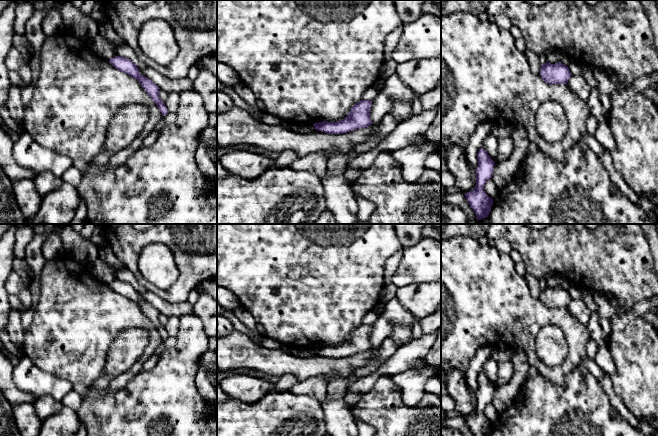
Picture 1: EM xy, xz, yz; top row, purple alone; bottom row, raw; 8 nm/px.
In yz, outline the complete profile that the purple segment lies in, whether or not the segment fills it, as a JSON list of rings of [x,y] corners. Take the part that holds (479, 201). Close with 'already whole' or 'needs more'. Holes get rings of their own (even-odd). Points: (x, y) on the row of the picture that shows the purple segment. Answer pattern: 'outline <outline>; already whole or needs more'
outline [[[481,148],[477,153],[478,166],[476,172],[476,185],[472,191],[465,193],[465,197],[477,216],[477,221],[488,217],[493,199],[490,198],[484,190],[487,180],[492,177],[495,162],[490,158],[487,152]]]; already whole

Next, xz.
outline [[[361,100],[351,108],[344,119],[337,122],[314,123],[313,126],[317,131],[329,134],[343,134],[351,130],[366,128],[373,124],[370,118],[371,104],[372,101]]]; already whole

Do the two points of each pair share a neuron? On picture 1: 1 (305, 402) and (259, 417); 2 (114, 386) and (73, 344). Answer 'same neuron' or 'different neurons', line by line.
1: same neuron
2: same neuron

